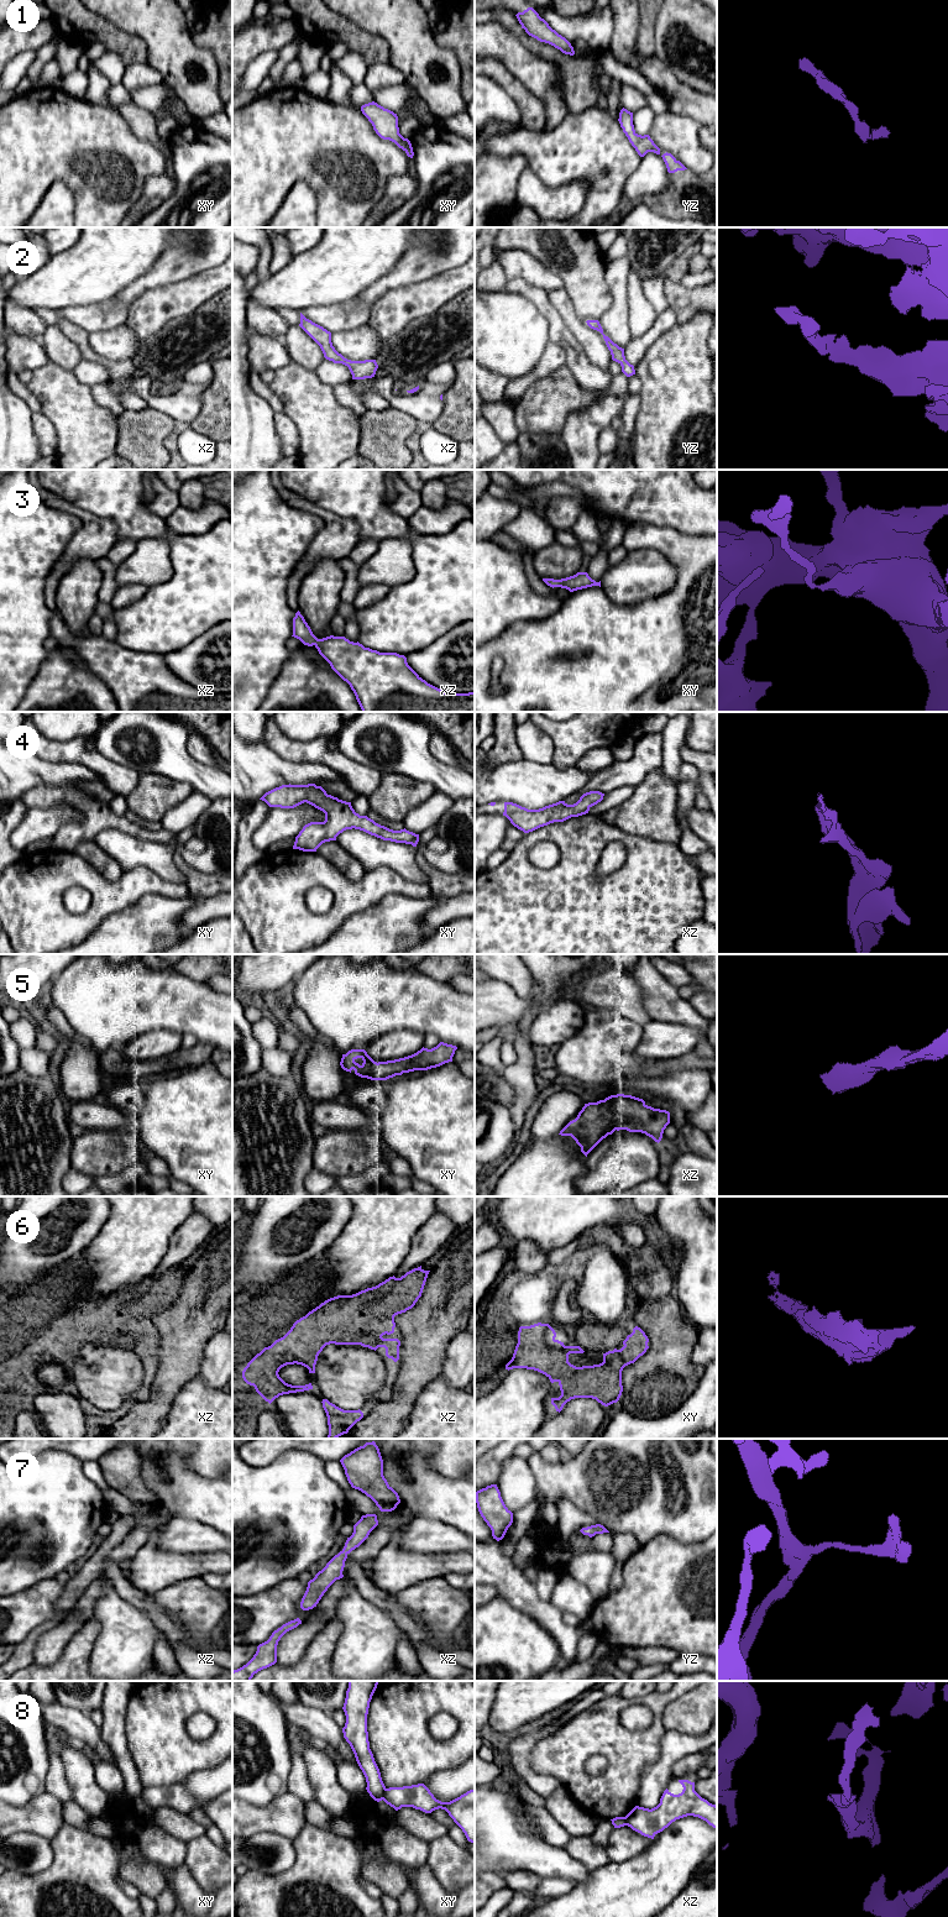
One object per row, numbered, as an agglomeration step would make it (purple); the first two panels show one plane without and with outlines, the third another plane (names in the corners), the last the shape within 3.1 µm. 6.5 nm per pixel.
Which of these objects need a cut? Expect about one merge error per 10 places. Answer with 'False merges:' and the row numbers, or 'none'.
False merges: 8

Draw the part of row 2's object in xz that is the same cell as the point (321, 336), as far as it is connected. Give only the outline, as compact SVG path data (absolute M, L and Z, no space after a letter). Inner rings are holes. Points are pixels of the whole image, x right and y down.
M302 313L299 326L320 346L326 360L347 366L352 375L352 379L375 377L378 368L376 360L351 361L345 358L332 346L331 332L307 319Z

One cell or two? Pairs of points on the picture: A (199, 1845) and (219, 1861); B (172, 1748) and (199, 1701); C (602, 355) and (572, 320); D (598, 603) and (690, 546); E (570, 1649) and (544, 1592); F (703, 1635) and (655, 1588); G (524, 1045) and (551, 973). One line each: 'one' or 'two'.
A: one
B: one
C: one
D: one
E: two
F: one
G: one

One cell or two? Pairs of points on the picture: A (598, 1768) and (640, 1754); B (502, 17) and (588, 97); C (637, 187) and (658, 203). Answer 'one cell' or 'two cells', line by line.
A: two cells
B: one cell
C: two cells

